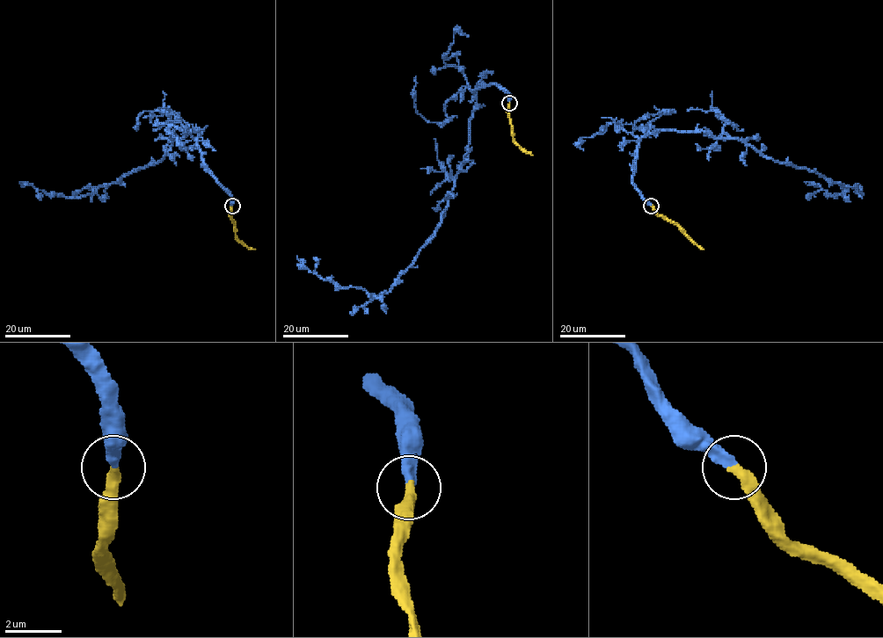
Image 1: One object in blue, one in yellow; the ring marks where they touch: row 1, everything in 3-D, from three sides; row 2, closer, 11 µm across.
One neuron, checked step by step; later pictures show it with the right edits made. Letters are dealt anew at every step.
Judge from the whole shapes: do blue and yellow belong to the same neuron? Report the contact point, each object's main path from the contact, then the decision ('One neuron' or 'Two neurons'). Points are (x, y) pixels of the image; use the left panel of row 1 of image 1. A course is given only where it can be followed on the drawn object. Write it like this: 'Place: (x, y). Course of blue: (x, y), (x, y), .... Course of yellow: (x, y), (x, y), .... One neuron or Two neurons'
Place: (232, 206). Course of blue: (231, 205), (228, 190), (204, 163), (195, 131), (177, 137), (159, 162), (86, 195), (45, 193), (19, 182). Course of yellow: (231, 205), (235, 236), (255, 250). One neuron

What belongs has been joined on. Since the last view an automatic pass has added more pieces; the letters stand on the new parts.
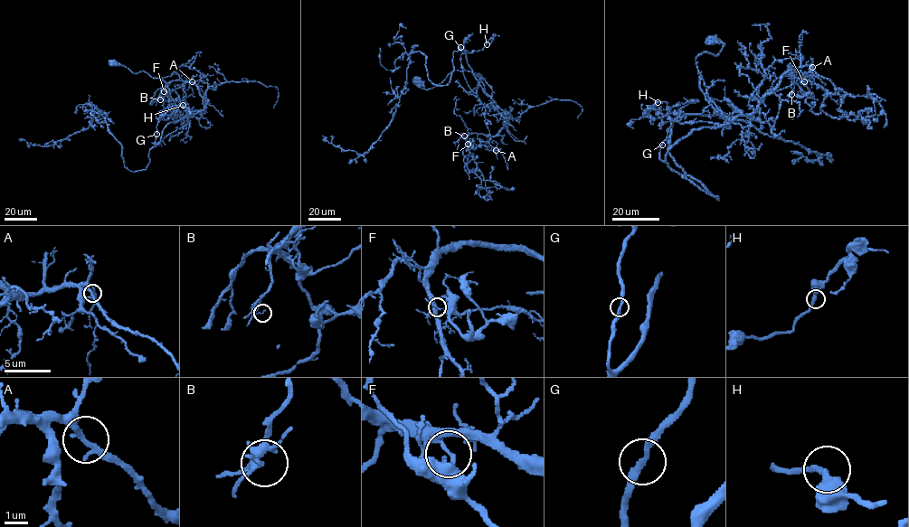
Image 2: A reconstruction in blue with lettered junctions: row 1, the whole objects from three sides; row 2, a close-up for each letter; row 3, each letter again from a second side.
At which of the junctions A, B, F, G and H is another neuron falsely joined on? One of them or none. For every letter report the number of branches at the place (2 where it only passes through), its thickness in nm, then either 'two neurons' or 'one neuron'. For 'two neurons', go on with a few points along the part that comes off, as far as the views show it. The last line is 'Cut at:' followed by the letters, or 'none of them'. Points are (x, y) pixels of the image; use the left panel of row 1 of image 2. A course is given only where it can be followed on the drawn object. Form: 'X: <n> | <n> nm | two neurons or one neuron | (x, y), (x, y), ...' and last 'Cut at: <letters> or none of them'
A: 2 | 240 nm | one neuron
B: 1 | 150 nm | one neuron
F: 2 | 120 nm | two neurons | (164, 91), (170, 105), (159, 111), (163, 117), (176, 117), (189, 114), (206, 118), (211, 123)
G: 2 | 240 nm | one neuron
H: 2 | 260 nm | one neuron
Cut at: F

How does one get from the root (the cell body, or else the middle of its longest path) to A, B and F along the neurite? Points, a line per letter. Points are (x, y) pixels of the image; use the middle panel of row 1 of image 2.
A: (417, 80), (421, 88), (430, 89), (454, 70), (474, 72), (485, 91), (509, 114), (489, 142), (496, 150)
B: (417, 80), (430, 89), (454, 70), (474, 72), (485, 91), (509, 114), (494, 136), (464, 136)
F: (417, 80), (430, 89), (454, 70), (474, 72), (485, 91), (509, 113), (497, 135), (471, 133), (468, 144)

